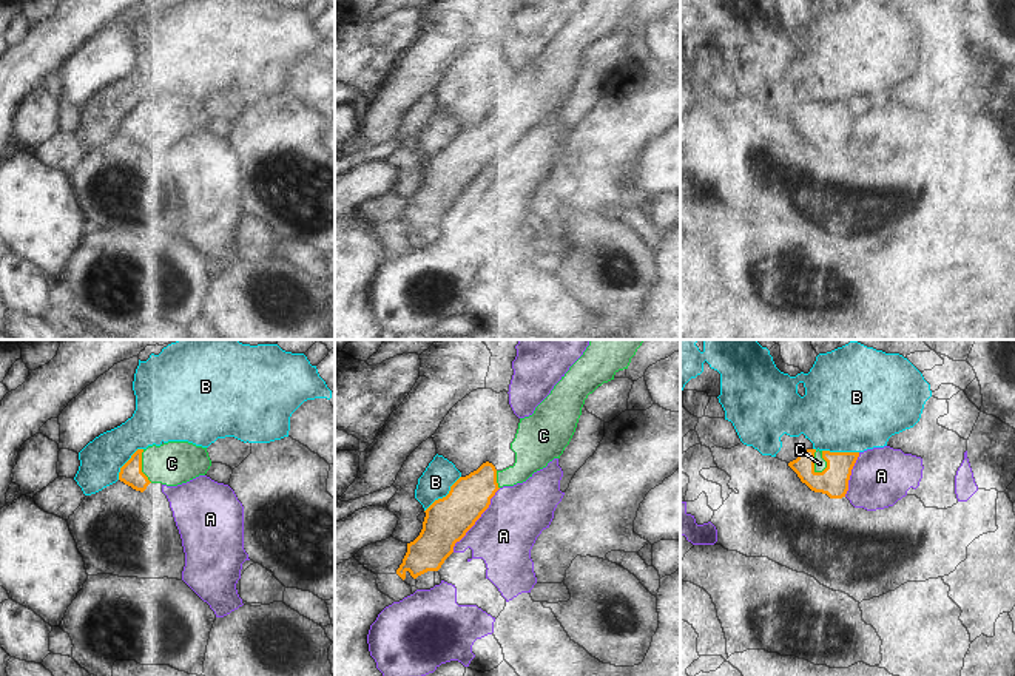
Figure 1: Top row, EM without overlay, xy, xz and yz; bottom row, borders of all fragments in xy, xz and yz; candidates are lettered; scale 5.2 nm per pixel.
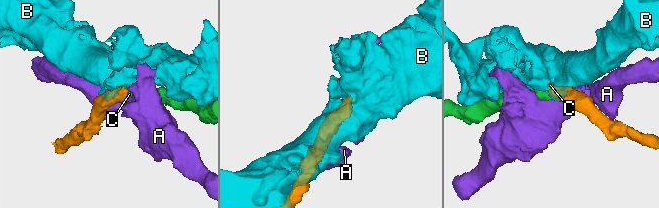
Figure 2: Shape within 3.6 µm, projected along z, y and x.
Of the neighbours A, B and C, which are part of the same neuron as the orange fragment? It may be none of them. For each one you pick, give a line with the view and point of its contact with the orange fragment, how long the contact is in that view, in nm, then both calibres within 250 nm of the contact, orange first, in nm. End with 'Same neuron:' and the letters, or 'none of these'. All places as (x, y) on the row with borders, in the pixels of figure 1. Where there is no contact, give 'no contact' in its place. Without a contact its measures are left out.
C: meets orange in yz at (813, 463); contact 130 nm long; 160 nm thick on the orange side, 60 nm on the other
Same neuron: C

